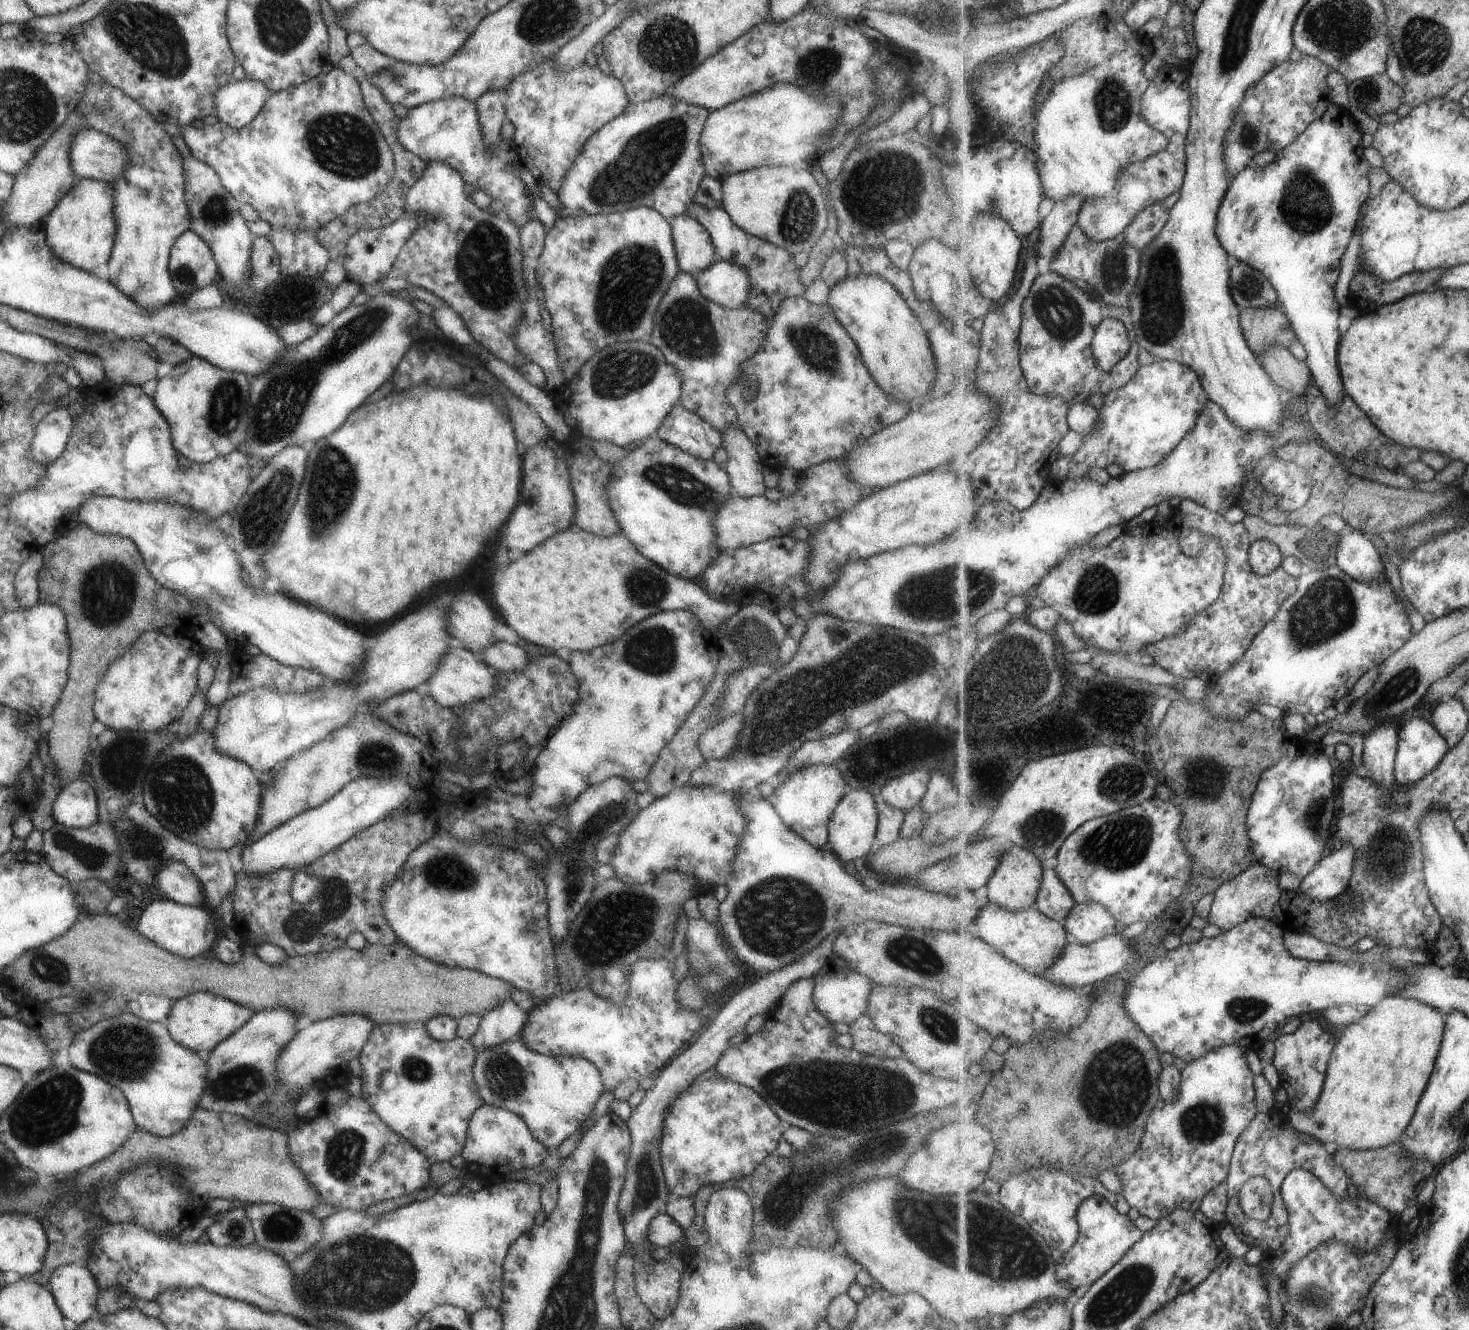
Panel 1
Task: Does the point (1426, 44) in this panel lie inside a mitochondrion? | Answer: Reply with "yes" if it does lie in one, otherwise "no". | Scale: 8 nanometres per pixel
yes

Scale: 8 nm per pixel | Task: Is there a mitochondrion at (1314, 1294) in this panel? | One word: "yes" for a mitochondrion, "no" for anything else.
yes

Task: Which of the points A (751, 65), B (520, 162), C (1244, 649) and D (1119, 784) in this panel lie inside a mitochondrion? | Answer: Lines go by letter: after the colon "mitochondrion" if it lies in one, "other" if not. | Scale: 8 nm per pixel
A: other
B: other
C: other
D: mitochondrion

